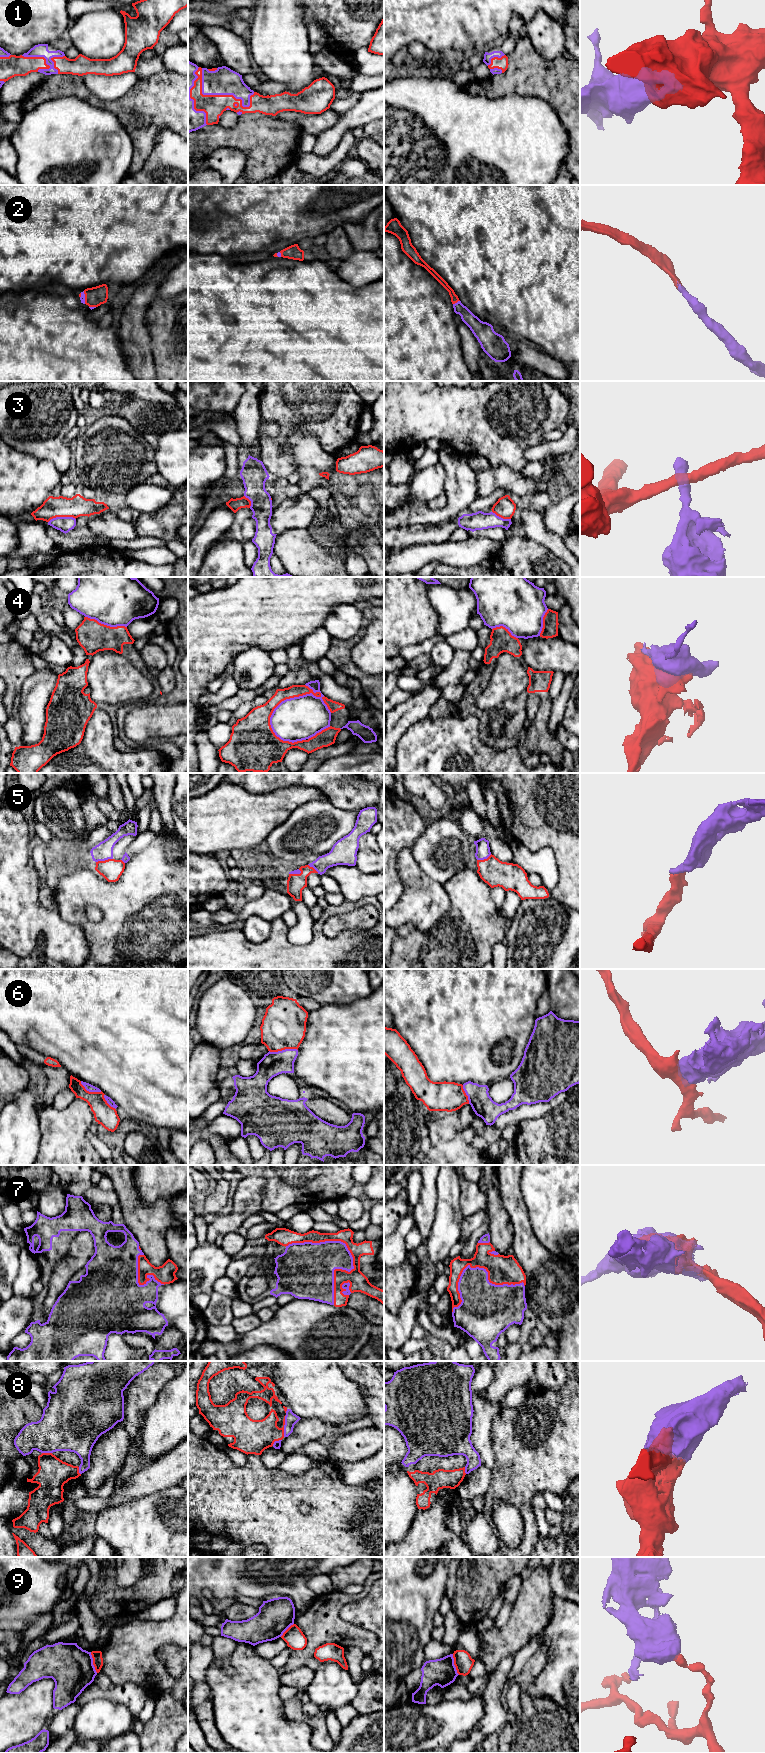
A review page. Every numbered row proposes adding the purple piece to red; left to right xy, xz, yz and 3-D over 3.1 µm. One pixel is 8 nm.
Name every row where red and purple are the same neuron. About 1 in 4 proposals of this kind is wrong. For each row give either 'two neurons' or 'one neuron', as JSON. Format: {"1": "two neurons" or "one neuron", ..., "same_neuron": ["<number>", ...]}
{"1": "one neuron", "2": "one neuron", "3": "two neurons", "4": "two neurons", "5": "one neuron", "6": "two neurons", "7": "one neuron", "8": "one neuron", "9": "two neurons", "same_neuron": ["1", "2", "5", "7", "8"]}

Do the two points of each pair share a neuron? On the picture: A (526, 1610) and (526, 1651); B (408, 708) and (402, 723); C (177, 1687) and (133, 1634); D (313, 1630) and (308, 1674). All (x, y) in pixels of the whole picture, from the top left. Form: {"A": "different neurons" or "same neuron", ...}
{"A": "different neurons", "B": "same neuron", "C": "same neuron", "D": "different neurons"}

